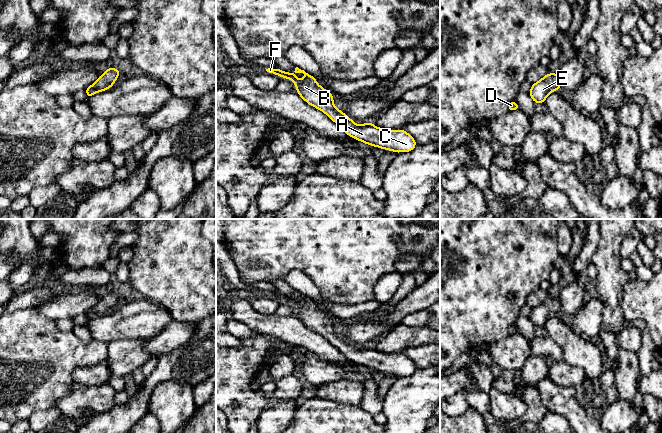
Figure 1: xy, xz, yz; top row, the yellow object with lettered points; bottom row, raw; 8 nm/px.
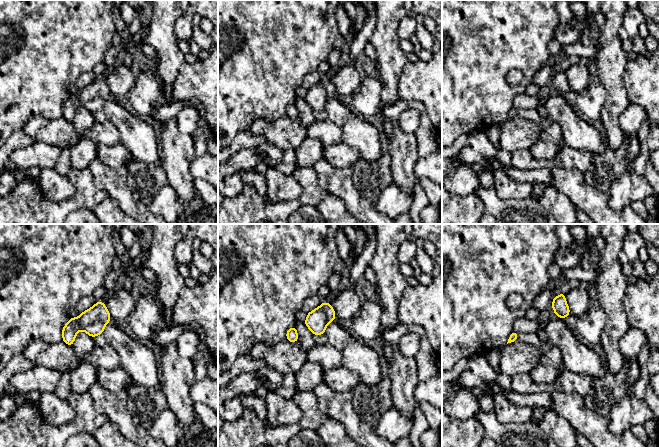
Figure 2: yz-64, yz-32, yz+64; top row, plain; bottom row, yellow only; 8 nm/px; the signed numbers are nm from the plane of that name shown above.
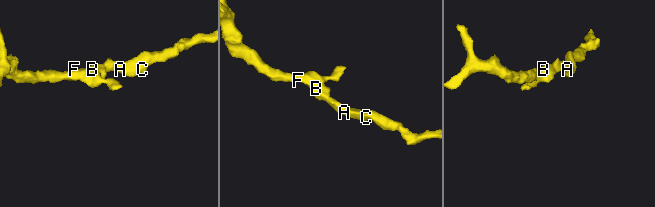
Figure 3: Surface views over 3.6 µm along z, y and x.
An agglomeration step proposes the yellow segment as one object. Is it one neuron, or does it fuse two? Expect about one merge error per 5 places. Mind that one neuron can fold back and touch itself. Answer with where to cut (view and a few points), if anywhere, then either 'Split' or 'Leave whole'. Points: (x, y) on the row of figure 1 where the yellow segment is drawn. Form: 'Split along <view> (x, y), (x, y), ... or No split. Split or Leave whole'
No split. Leave whole

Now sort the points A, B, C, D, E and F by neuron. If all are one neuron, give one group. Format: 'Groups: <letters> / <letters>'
Groups: A B C D E F

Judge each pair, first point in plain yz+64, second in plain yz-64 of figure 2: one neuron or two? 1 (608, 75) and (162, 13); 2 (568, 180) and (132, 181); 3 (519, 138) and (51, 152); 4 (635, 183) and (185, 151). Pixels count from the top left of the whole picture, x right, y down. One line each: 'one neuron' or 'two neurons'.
1: one neuron
2: two neurons
3: two neurons
4: two neurons

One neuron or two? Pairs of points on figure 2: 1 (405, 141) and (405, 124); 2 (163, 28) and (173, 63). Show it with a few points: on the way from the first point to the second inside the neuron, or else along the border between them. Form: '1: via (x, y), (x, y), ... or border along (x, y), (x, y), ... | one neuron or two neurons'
1: border along (396, 121), (404, 131), (414, 134) | two neurons
2: via (163, 37), (169, 54) | one neuron

